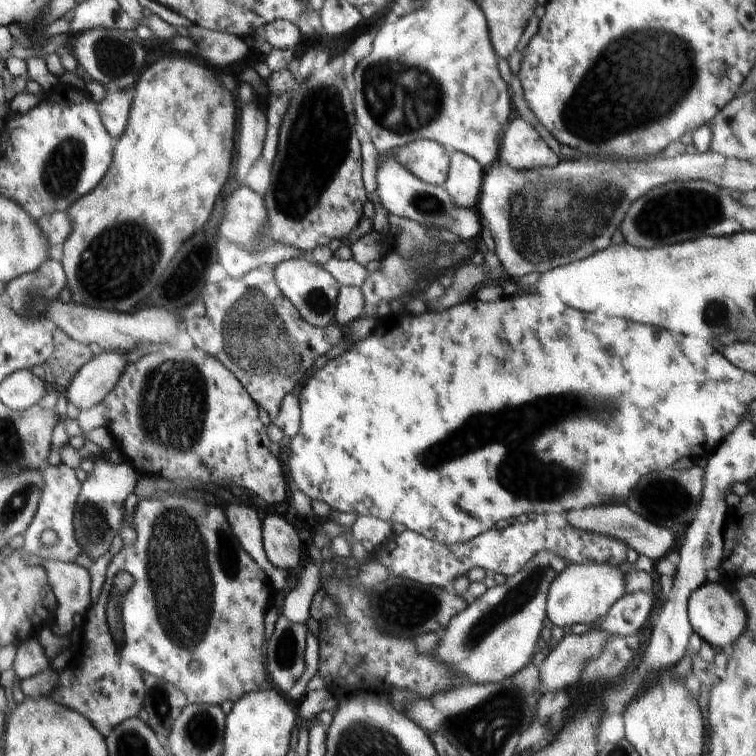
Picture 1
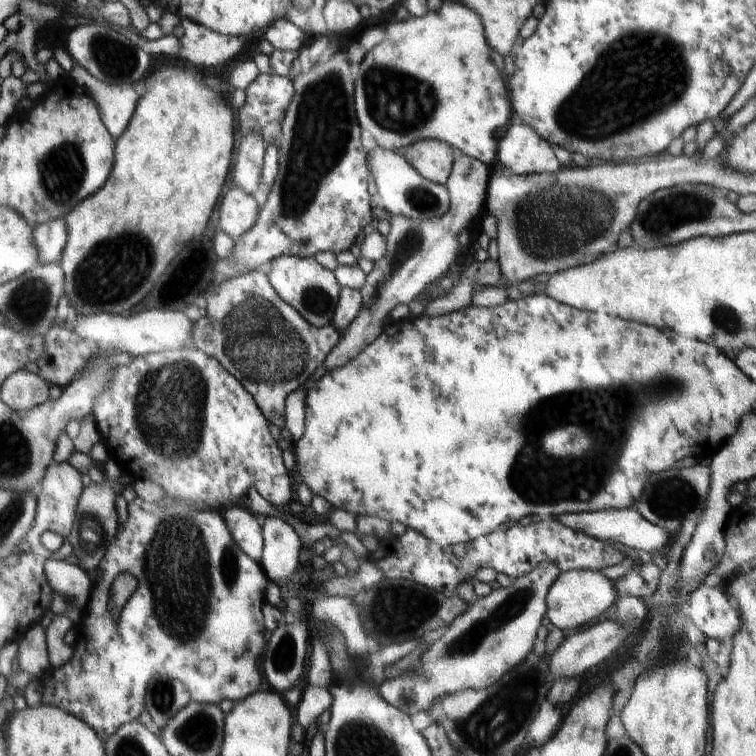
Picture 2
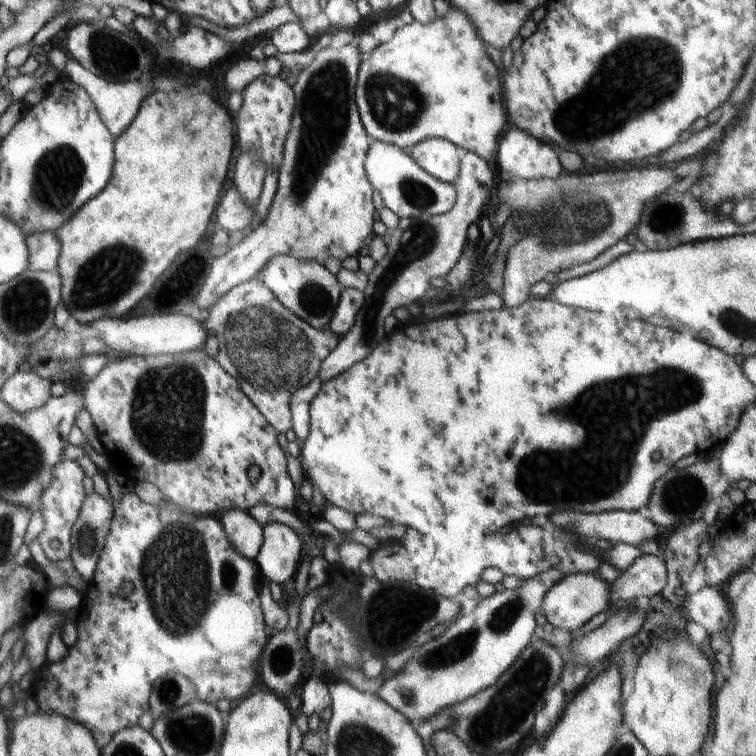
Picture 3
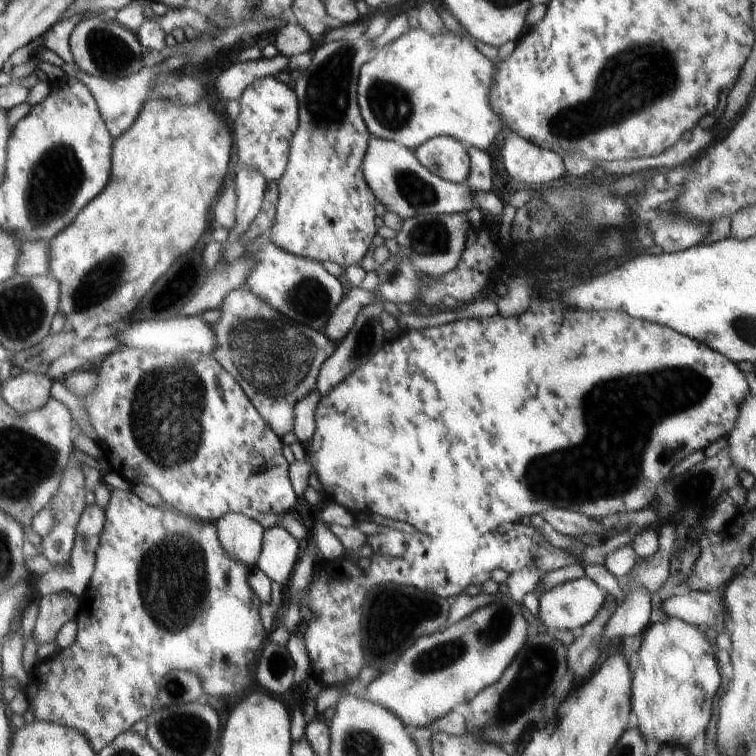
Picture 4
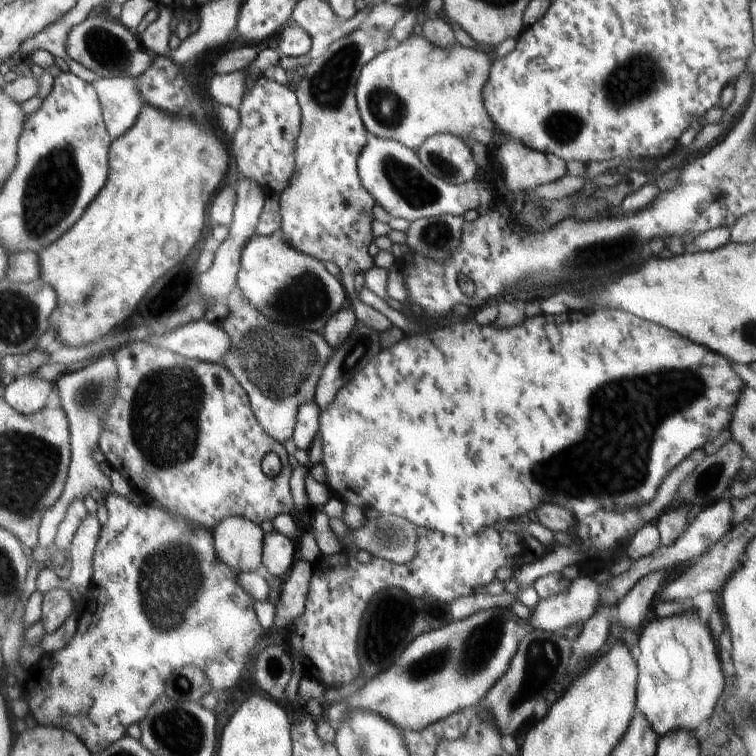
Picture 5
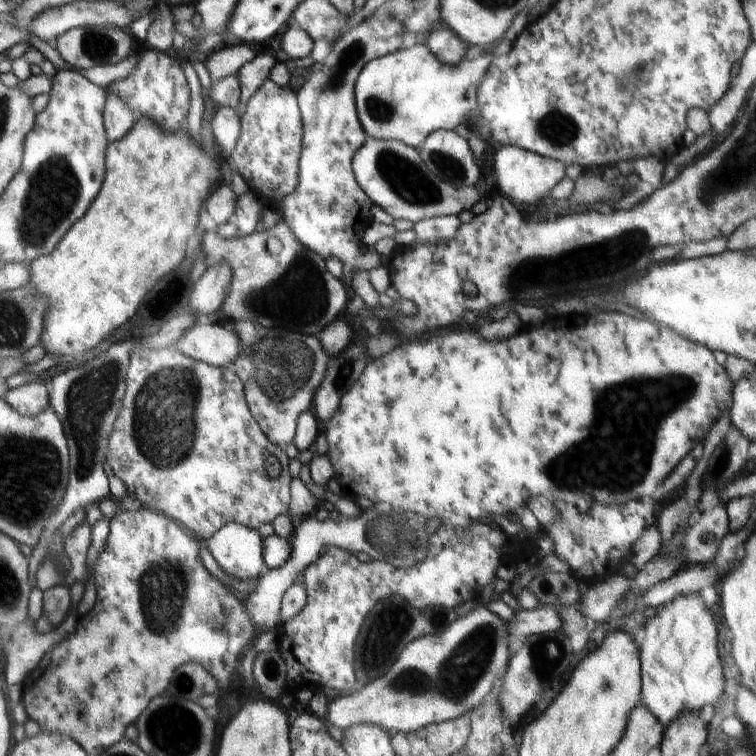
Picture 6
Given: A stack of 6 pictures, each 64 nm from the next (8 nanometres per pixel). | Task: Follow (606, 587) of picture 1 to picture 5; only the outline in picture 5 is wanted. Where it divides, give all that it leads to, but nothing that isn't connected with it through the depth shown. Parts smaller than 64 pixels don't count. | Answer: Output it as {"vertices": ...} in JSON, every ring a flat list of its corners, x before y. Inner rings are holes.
{"vertices":[[578,575,566,594,540,599,531,610,528,624,536,630,564,630,572,624,582,624,596,611,600,584,593,577]]}

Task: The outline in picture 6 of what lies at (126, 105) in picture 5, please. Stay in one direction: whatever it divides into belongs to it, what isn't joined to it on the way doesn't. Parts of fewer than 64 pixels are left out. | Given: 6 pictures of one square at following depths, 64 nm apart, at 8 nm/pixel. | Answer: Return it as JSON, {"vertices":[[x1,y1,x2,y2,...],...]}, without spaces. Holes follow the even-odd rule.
{"vertices":[[113,84,104,88,106,93,105,107,103,110,103,123,105,133,109,142,120,140,134,126,136,116,124,104,122,99,119,99,110,91]]}

